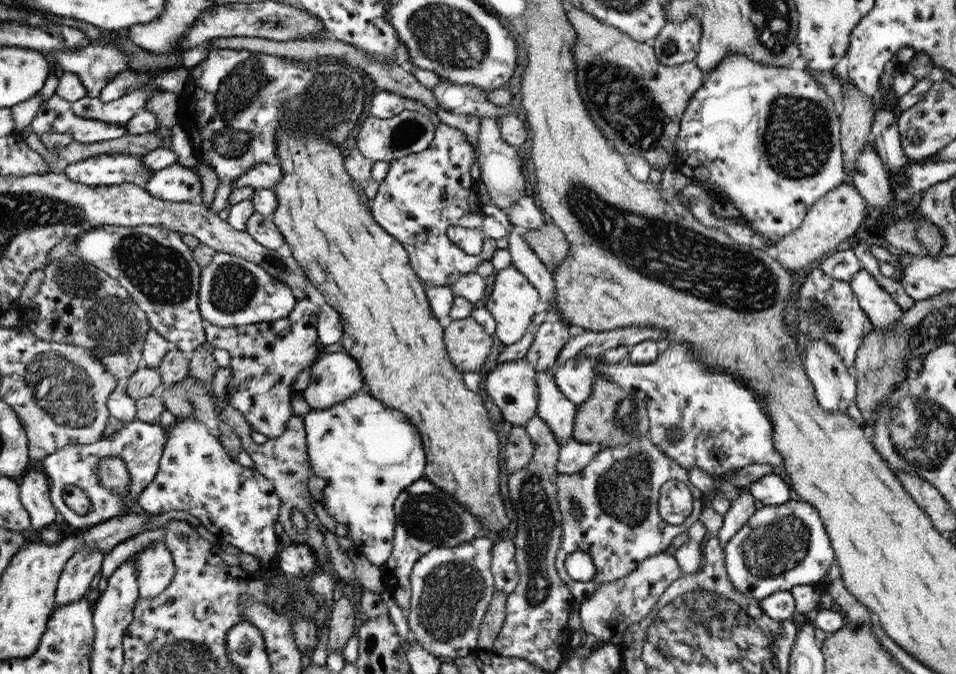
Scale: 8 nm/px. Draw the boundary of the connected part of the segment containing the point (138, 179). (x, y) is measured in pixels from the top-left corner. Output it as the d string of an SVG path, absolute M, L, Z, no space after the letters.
M101 154L90 158L63 164L66 178L88 186L114 186L132 183L139 187L146 186L154 170L141 162L142 156L129 154Z

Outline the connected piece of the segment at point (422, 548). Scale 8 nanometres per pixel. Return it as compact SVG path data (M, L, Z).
M426 478L417 480L395 500L393 509L396 526L393 549L388 561L379 567L387 589L391 591L394 600L406 614L411 603L411 573L416 562L429 550L458 546L474 540L476 534L484 530L476 515L462 505L456 504L452 496L444 494L428 481Z

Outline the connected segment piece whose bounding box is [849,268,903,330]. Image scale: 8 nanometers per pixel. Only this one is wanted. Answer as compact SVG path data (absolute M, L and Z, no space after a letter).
M864 268L849 282L862 310L875 328L891 330L901 320L903 309L882 289L874 276Z

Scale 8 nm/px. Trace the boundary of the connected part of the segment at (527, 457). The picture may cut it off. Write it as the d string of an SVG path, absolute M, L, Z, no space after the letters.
M513 426L508 442L504 444L504 466L510 472L526 468L534 458L535 446L522 426Z

